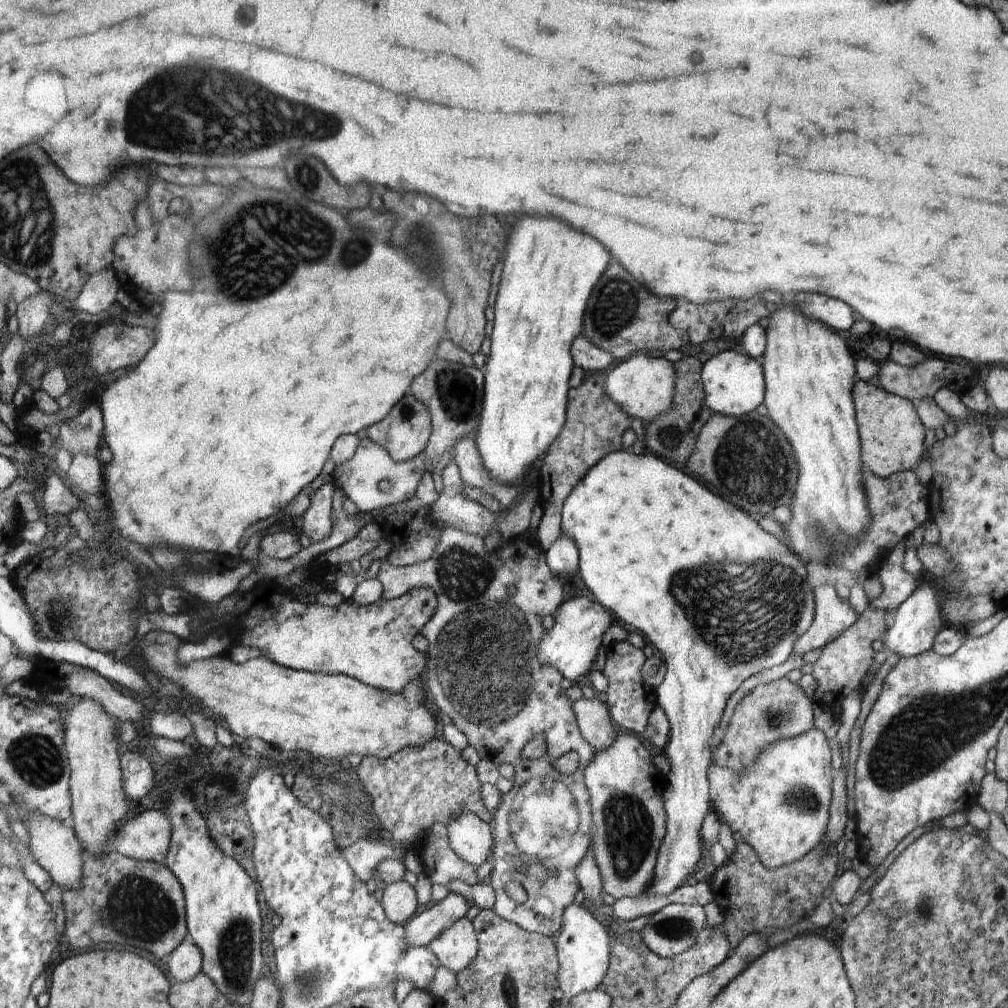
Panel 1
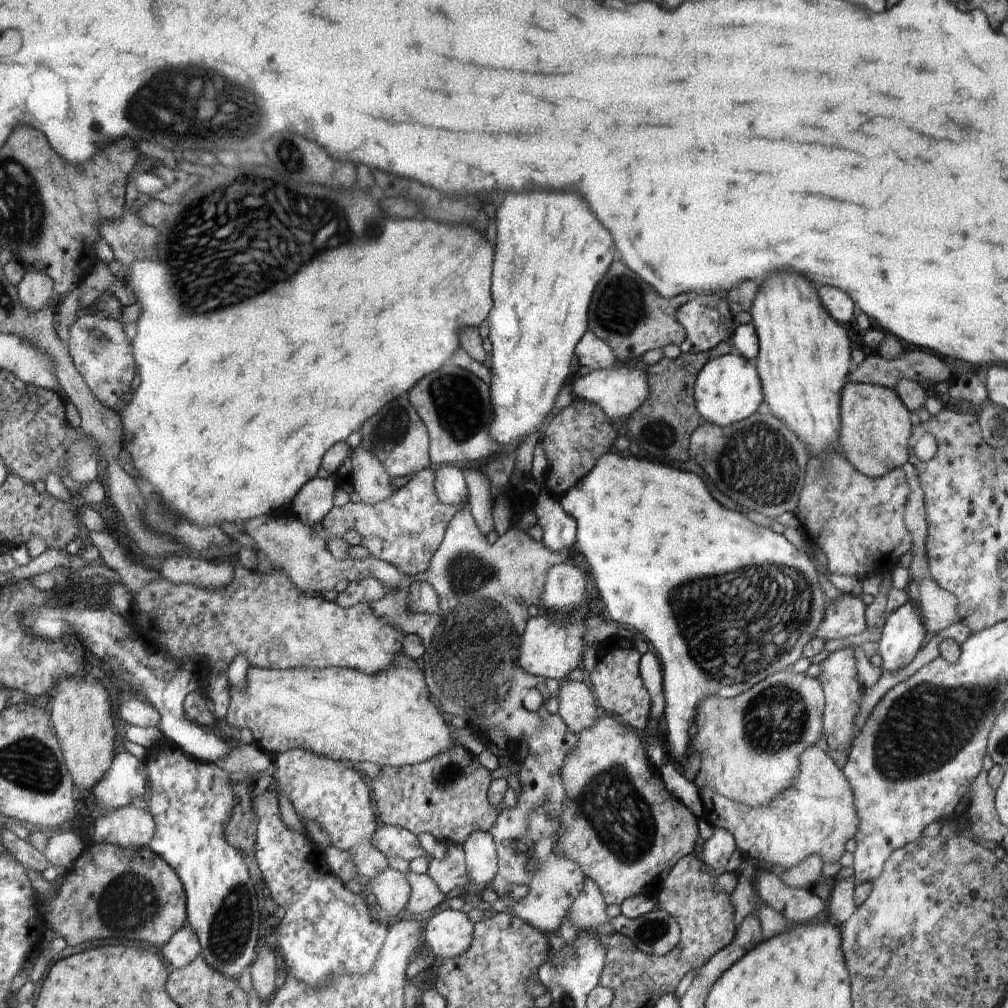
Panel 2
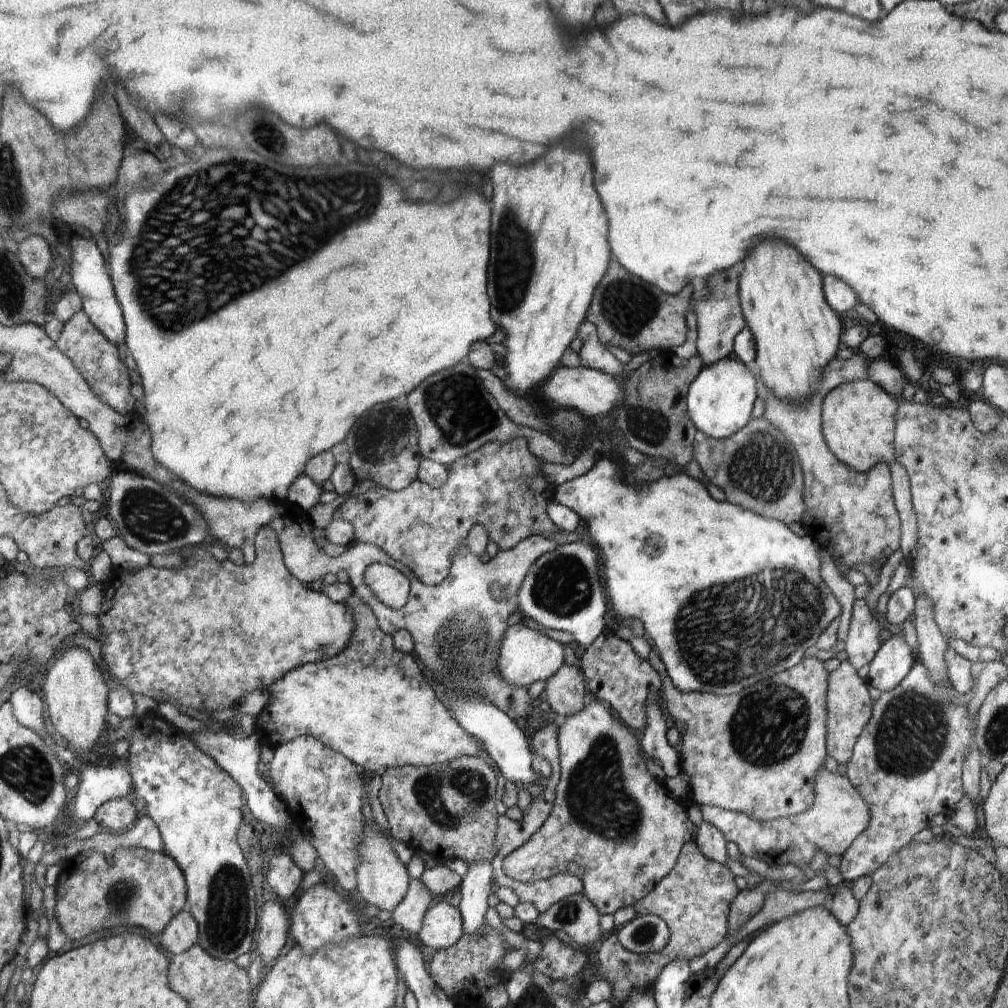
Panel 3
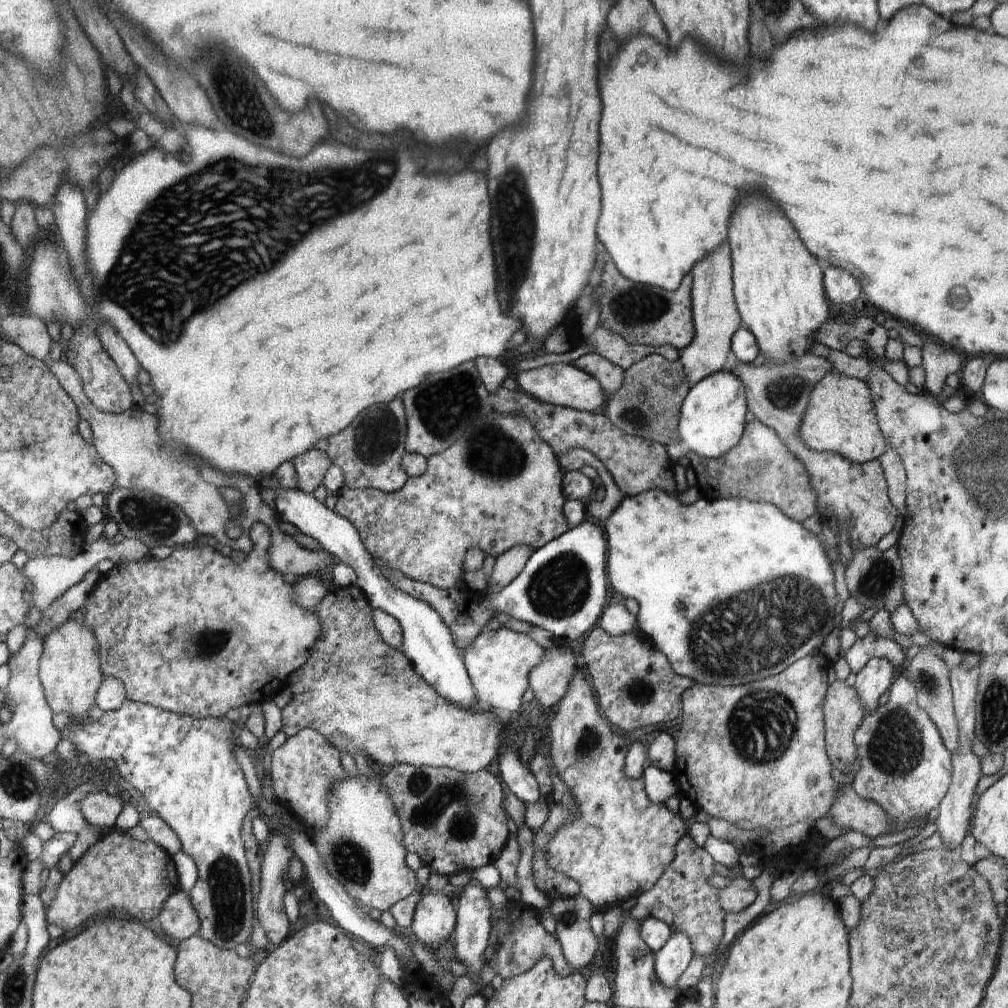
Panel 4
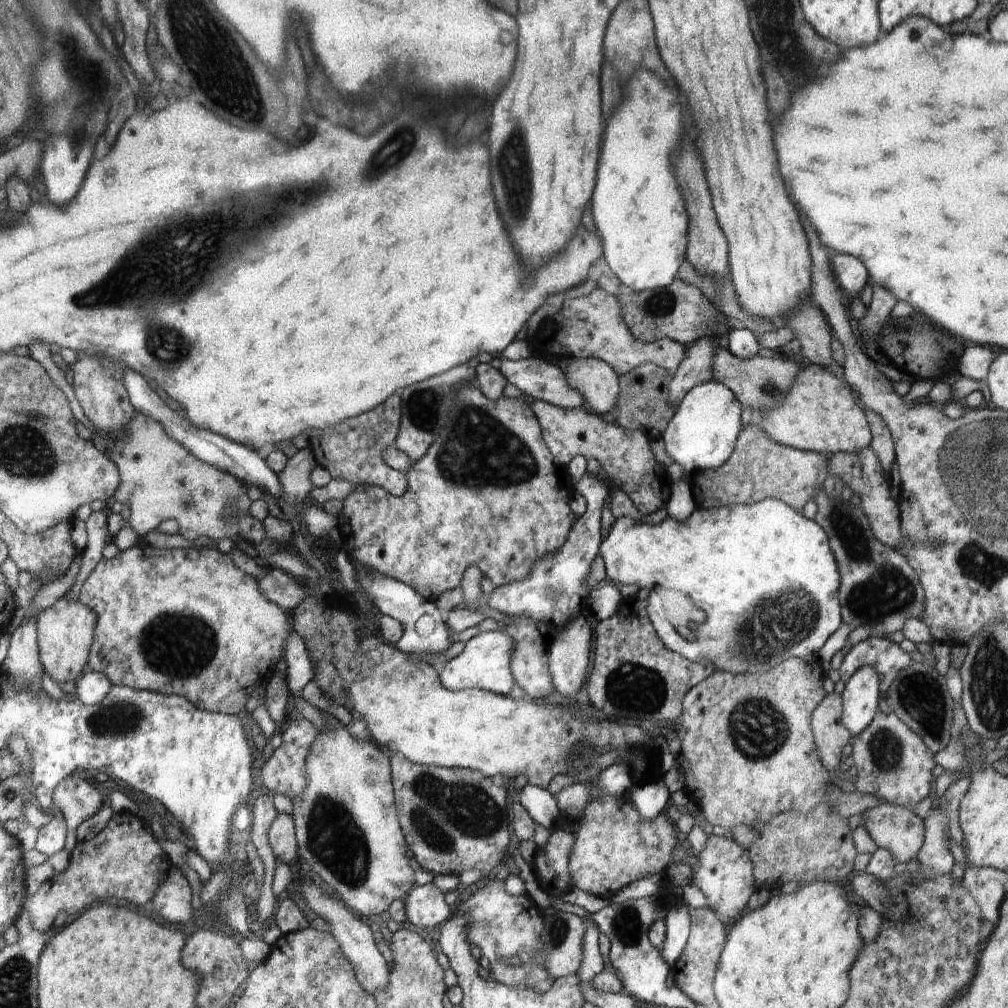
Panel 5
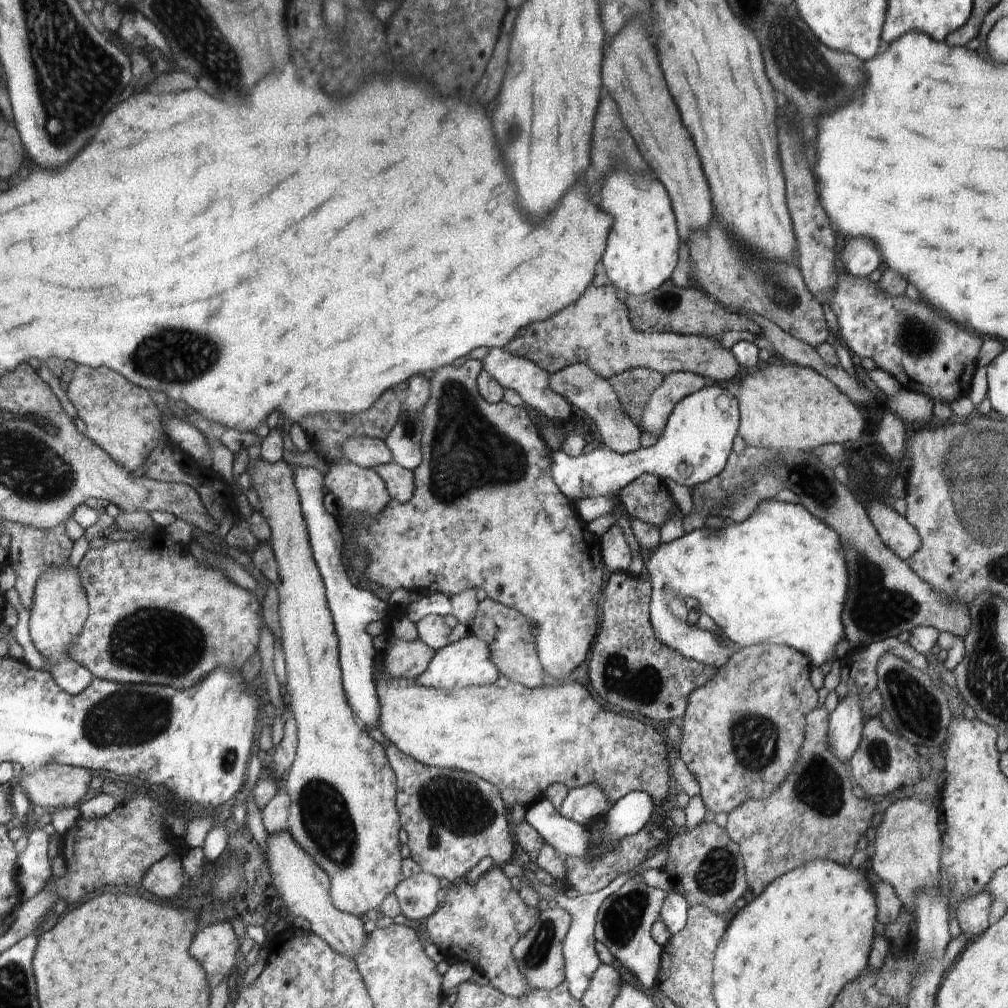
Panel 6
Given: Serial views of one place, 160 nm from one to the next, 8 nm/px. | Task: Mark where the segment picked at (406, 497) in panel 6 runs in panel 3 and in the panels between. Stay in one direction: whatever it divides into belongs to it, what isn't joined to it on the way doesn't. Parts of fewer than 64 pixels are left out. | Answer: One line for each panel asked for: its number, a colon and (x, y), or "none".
3: (384, 445)
4: (369, 451)
5: (354, 450)

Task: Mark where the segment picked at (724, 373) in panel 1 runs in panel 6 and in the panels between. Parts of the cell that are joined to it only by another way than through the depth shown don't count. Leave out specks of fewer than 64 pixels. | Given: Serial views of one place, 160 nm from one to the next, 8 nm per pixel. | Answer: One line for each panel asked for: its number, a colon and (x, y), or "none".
2: (727, 390)
3: (720, 400)
4: (713, 414)
5: (701, 434)
6: (694, 446)

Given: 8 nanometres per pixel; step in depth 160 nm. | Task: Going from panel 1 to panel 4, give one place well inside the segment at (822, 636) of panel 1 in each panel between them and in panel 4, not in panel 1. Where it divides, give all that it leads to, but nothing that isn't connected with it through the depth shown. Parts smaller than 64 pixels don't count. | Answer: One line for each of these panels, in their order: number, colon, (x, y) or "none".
2: (845, 616)
3: (862, 643)
4: (872, 645)

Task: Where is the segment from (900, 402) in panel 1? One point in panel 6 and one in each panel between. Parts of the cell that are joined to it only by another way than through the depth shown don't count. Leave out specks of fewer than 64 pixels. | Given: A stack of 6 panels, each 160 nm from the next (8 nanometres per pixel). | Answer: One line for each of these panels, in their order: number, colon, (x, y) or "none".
2: (875, 424)
3: (859, 417)
4: (840, 417)
5: (820, 414)
6: (782, 407)

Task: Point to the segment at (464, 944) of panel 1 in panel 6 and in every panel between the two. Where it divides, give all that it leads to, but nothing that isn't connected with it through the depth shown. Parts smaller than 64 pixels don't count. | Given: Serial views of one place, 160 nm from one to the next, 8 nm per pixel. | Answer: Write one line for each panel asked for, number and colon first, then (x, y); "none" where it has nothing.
2: (449, 933)
3: (442, 926)
4: (434, 921)
5: (425, 907)
6: (417, 899)

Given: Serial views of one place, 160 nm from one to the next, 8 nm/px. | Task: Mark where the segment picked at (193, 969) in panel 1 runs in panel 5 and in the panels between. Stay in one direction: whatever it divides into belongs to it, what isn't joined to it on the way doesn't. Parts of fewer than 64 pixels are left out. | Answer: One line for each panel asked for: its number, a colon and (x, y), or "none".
2: (183, 947)
3: (181, 934)
4: (179, 920)
5: (172, 900)

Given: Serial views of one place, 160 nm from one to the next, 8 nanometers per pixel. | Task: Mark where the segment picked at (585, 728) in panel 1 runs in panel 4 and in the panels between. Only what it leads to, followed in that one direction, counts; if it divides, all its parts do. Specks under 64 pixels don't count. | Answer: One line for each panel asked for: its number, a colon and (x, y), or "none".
2: (577, 707)
3: (565, 691)
4: (550, 681)

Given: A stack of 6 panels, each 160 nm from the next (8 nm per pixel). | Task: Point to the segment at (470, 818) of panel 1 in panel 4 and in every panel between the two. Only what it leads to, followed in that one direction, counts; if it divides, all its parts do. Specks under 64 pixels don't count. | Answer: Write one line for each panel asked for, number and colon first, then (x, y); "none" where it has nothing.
2: (480, 852)
3: (474, 889)
4: (472, 934)

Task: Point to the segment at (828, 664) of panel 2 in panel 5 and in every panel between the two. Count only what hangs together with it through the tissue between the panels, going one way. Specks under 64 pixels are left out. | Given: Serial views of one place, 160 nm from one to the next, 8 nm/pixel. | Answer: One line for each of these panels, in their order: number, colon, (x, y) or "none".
3: (849, 706)
4: (843, 711)
5: (830, 735)

